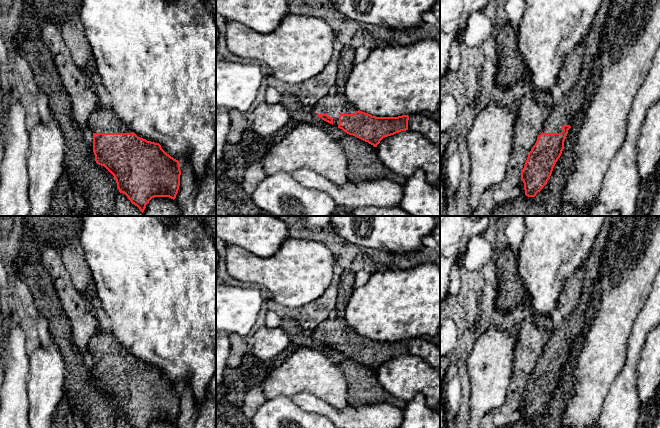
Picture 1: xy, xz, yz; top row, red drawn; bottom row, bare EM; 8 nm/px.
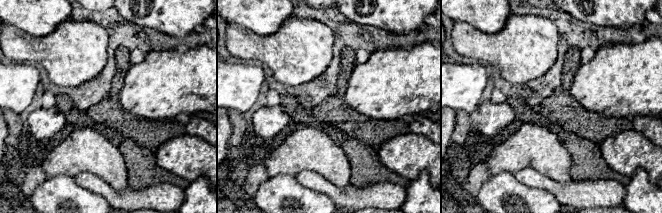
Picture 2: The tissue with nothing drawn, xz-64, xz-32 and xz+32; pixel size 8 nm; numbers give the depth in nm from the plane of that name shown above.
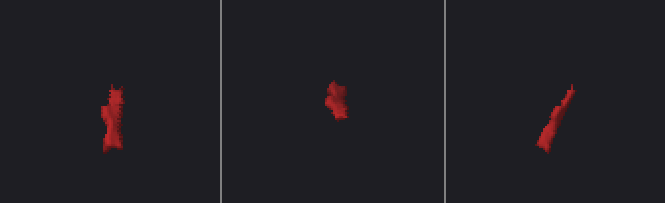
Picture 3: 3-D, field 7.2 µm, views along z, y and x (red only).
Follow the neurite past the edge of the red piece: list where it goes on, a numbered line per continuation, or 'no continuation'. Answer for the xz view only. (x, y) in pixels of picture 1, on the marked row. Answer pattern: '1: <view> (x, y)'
1: xz (333, 104)

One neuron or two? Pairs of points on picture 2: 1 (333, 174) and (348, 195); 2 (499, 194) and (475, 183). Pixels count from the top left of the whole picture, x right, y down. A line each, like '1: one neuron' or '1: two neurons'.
1: two neurons
2: two neurons

